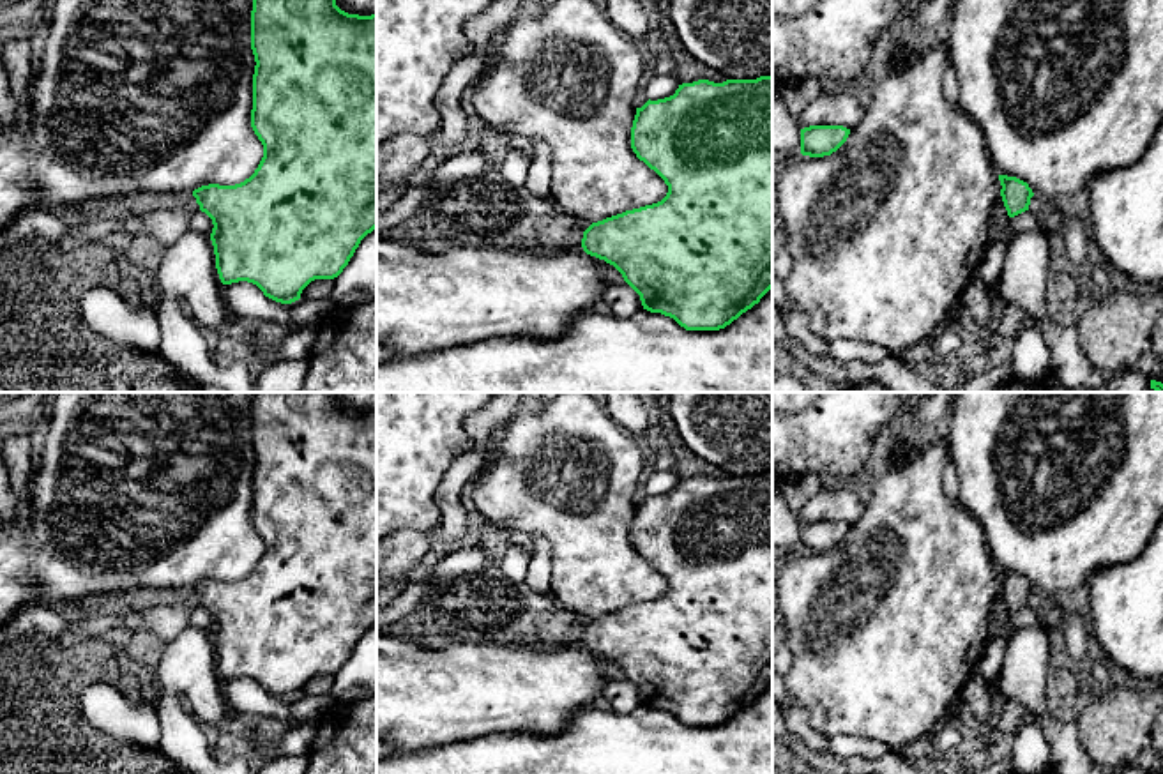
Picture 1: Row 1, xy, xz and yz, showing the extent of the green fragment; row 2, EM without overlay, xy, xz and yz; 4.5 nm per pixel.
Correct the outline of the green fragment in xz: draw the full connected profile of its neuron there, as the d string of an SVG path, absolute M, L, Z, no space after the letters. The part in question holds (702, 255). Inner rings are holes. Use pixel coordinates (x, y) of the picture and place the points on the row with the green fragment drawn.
M772 74L756 80L726 80L714 83L698 80L682 83L673 95L647 101L636 108L631 127L631 148L640 161L654 170L668 186L666 196L652 205L592 223L582 239L587 254L613 265L624 281L640 295L643 309L673 318L686 330L719 330L751 309L772 288Z

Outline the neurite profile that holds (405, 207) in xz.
M428 184L419 187L408 187L407 193L387 210L376 212L376 235L382 235L396 224L412 219L417 209L429 196L429 191L431 187Z

